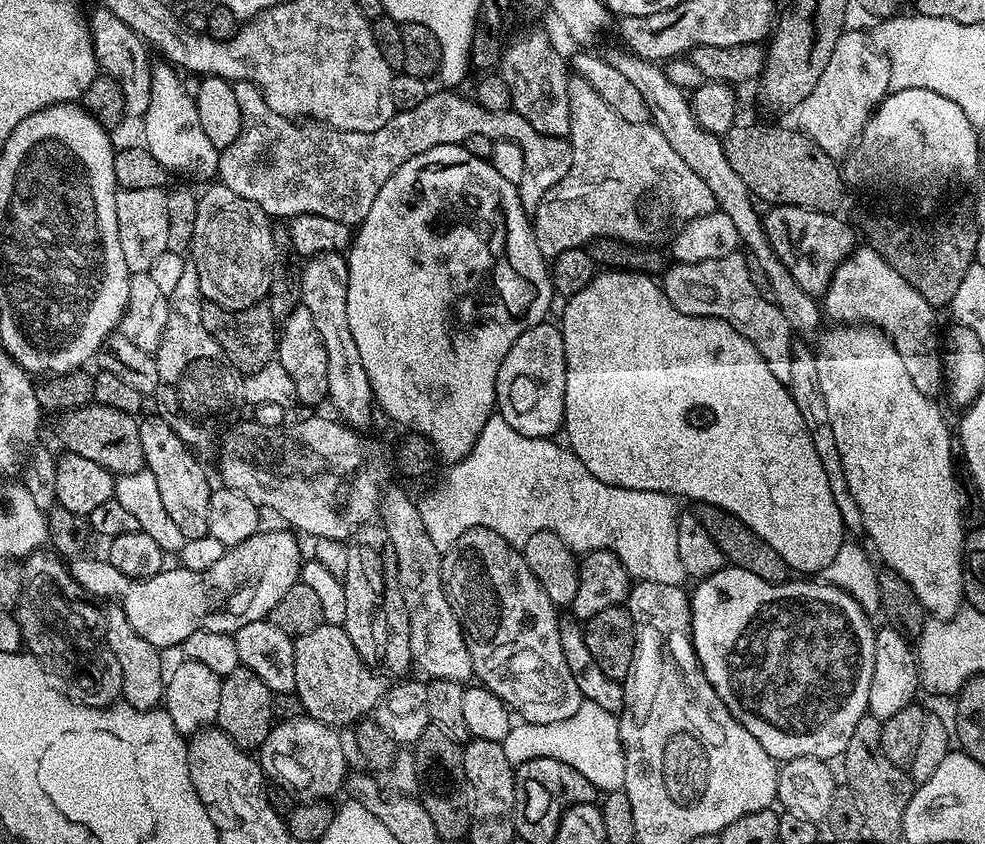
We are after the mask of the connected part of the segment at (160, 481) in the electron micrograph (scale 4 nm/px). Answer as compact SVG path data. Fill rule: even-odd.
M152 412L152 415L139 421L139 432L145 467L154 474L162 506L177 523L178 530L184 528L184 524L209 524L209 500L213 485L208 480L205 465L158 412Z

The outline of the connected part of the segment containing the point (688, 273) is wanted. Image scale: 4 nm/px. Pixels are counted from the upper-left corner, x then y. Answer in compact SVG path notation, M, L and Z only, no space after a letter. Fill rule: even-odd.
M739 251L693 264L673 263L663 273L662 287L666 298L682 314L691 316L713 316L725 320L764 355L787 357L792 351L794 330L786 322L782 310L772 300L758 293L754 282L750 282L750 270L746 270L744 256Z

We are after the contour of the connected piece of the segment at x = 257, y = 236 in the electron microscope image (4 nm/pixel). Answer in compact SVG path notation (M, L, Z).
M212 182L205 188L208 189L204 193L199 193L196 212L190 220L191 263L198 270L204 294L212 292L211 299L221 300L227 311L246 310L250 304L261 303L272 288L272 263L276 260L273 217L224 184Z

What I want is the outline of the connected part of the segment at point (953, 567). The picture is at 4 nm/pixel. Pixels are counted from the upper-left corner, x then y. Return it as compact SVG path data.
M864 322L855 326L836 326L833 332L828 332L820 340L820 345L815 345L814 355L818 366L818 386L822 386L822 398L826 398L826 414L830 414L830 426L834 426L834 442L838 442L838 454L842 458L842 470L846 474L846 486L850 486L850 494L854 502L858 502L858 510L864 519L863 531L868 532L876 552L881 556L887 567L897 571L910 584L914 594L922 602L928 614L936 618L945 618L955 615L965 603L964 599L964 504L960 501L960 484L956 481L956 472L952 469L954 455L951 450L953 433L948 430L948 424L940 413L937 401L931 396L922 394L918 386L914 386L914 378L906 370L906 362L898 354L891 340L875 326Z

